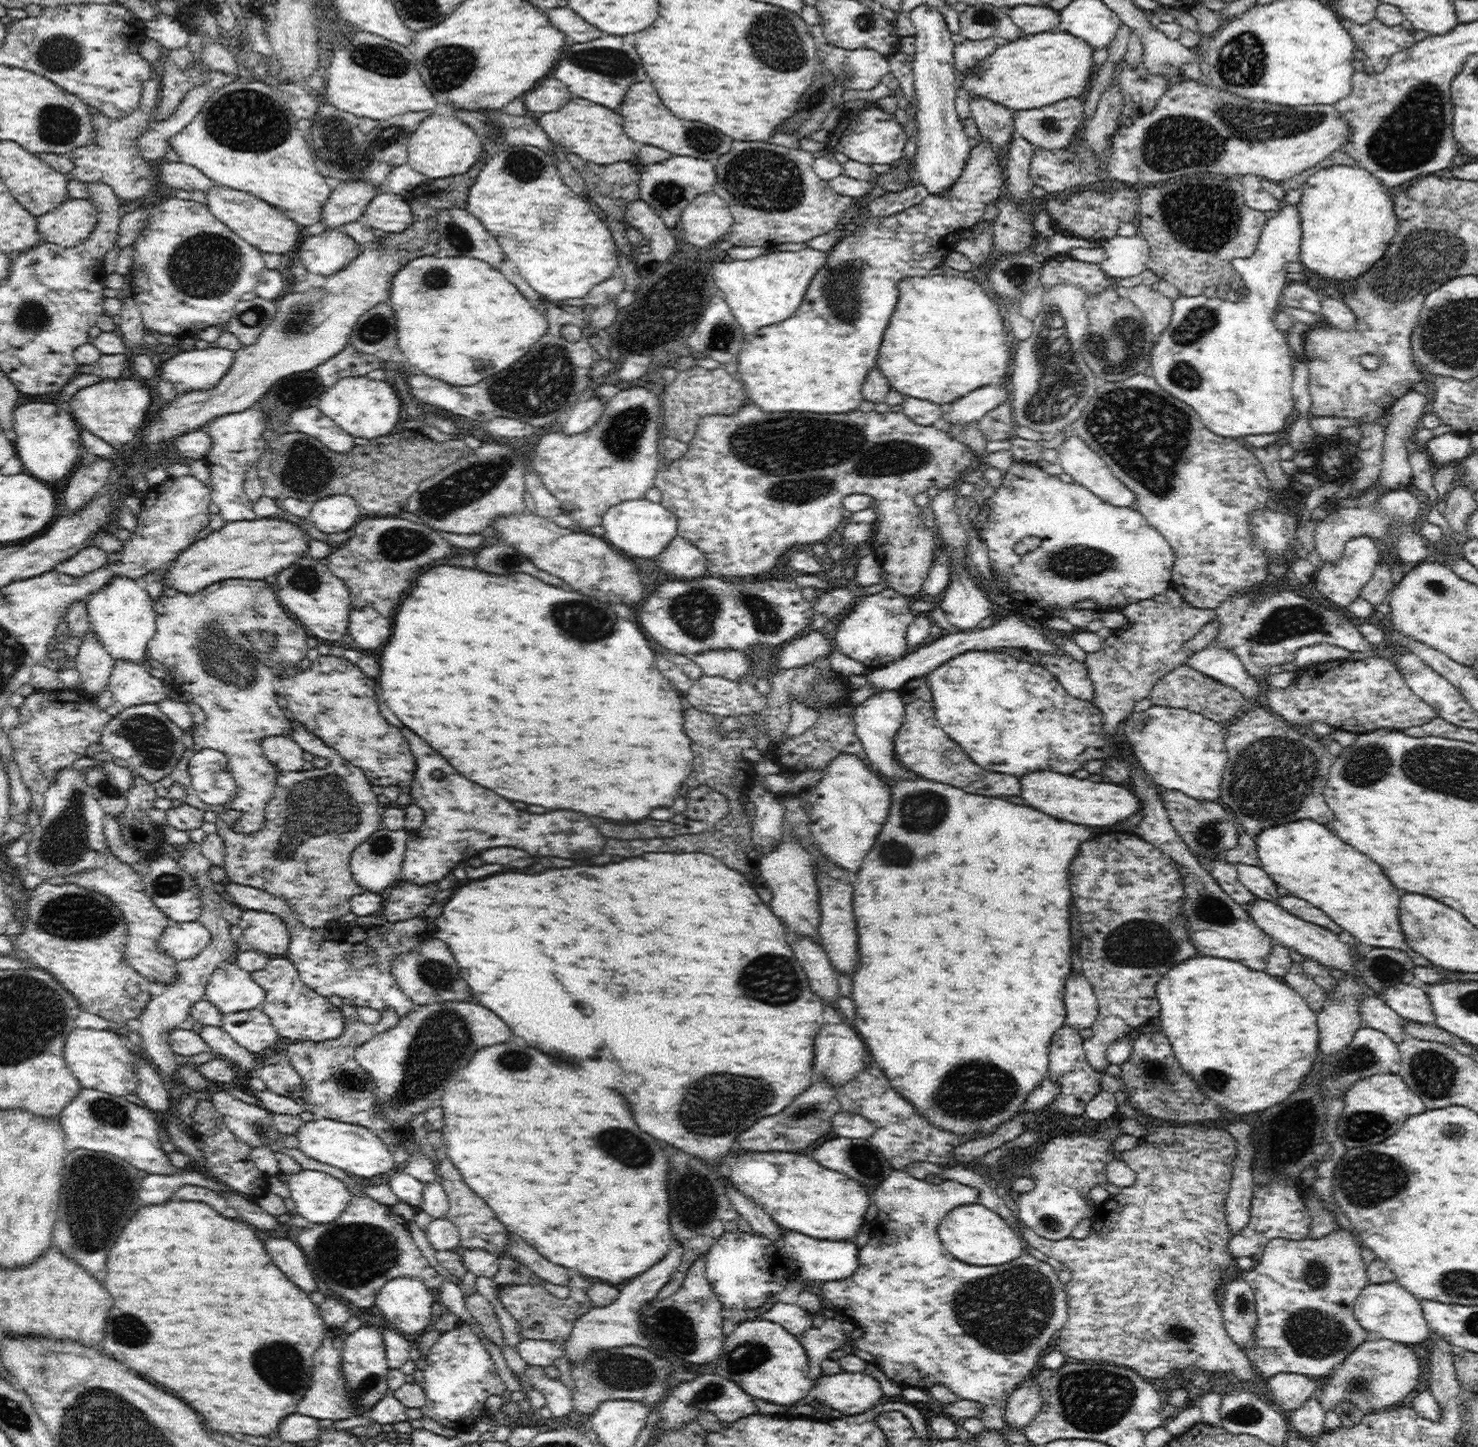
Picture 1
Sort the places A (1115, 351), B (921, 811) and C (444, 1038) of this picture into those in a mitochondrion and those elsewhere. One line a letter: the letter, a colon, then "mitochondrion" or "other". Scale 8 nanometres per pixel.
A: mitochondrion
B: mitochondrion
C: mitochondrion

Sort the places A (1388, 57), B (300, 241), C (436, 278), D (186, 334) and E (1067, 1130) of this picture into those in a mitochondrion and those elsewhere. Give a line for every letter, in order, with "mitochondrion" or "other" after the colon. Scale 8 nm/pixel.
A: other
B: other
C: mitochondrion
D: other
E: other

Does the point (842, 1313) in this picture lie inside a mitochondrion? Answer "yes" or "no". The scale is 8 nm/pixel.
no

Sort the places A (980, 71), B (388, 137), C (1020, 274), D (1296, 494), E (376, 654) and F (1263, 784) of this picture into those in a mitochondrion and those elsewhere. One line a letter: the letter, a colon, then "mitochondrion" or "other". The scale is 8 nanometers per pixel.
A: mitochondrion
B: mitochondrion
C: mitochondrion
D: other
E: other
F: mitochondrion

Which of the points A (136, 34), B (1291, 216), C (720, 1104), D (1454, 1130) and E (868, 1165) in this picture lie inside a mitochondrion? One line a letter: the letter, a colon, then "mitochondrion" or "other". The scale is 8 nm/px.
A: other
B: other
C: mitochondrion
D: mitochondrion
E: mitochondrion

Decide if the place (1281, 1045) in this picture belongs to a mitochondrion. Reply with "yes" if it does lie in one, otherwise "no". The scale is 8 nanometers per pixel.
no

